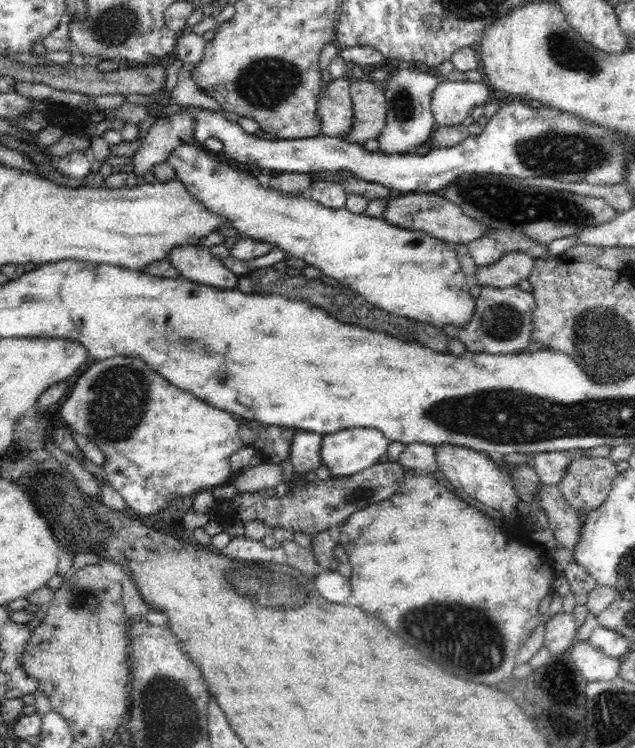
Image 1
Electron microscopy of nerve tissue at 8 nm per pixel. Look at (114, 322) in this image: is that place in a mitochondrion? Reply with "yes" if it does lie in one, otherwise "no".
no

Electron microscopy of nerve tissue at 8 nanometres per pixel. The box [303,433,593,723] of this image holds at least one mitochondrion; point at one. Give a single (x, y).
(449, 640)

